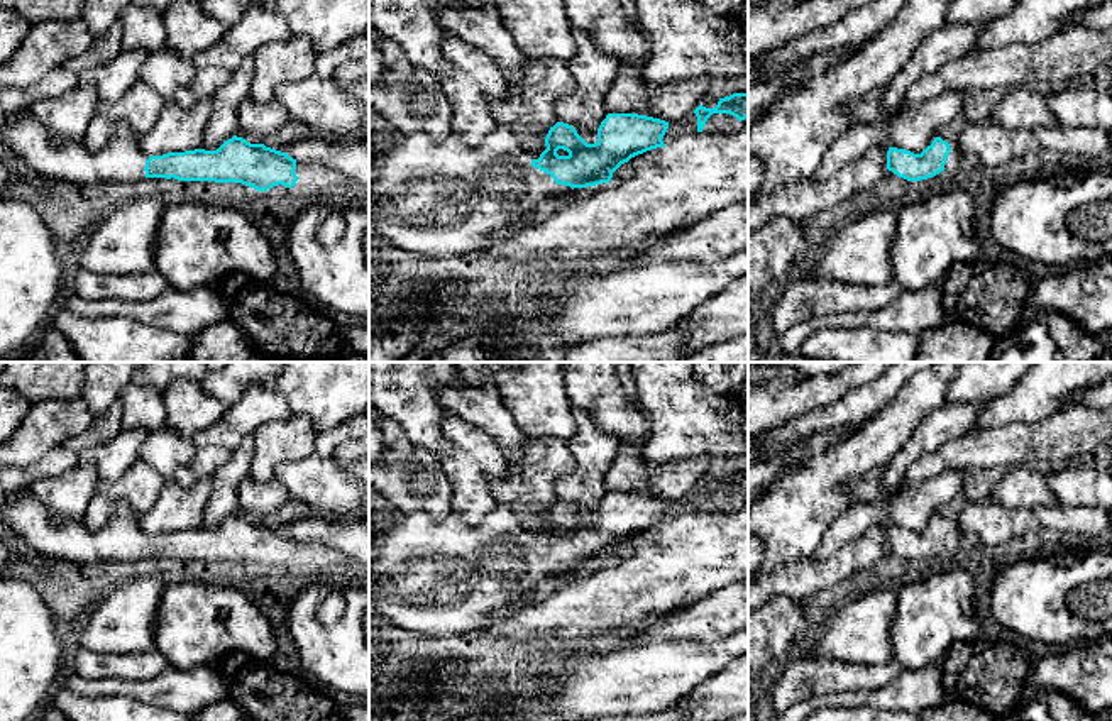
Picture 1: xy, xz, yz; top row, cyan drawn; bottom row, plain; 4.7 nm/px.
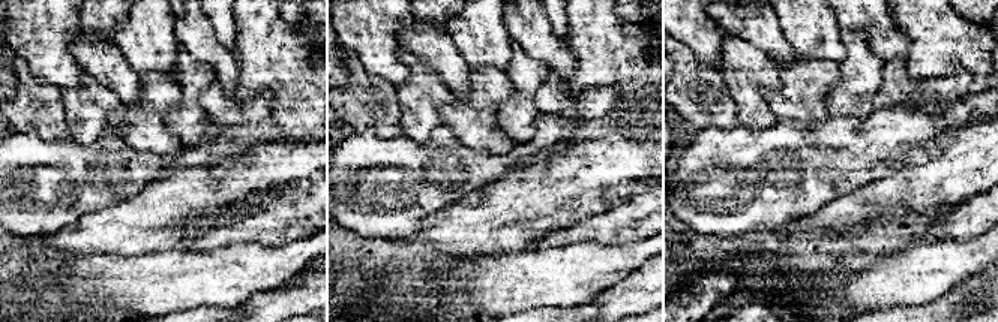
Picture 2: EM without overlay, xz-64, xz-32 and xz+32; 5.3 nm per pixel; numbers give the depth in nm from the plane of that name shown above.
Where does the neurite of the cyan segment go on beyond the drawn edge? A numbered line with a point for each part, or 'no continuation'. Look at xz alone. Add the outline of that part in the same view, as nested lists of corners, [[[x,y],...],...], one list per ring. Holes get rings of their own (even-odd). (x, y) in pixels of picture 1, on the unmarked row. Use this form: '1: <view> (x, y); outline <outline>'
1: xz (430, 576); outline [[[498,504],[477,525],[469,525],[454,511],[445,518],[432,518],[425,511],[410,513],[376,535],[369,552],[369,604],[376,614],[413,635],[457,636],[481,631],[493,619],[504,616],[511,606],[535,603],[559,575],[572,570],[570,565],[557,564],[550,553],[533,547],[531,540],[538,537],[540,531],[523,525],[516,506]]]

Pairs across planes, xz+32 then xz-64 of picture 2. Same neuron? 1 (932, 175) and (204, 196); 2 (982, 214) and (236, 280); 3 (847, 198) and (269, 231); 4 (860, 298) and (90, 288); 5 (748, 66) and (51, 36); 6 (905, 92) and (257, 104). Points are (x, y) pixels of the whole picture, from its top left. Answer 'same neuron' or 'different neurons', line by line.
1: same neuron
2: different neurons
3: different neurons
4: same neuron
5: different neurons
6: same neuron

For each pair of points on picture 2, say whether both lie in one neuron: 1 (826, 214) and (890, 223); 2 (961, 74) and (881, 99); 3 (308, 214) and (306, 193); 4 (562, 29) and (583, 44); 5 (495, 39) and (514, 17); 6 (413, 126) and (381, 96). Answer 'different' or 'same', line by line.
1: same
2: same
3: same
4: different
5: different
6: different

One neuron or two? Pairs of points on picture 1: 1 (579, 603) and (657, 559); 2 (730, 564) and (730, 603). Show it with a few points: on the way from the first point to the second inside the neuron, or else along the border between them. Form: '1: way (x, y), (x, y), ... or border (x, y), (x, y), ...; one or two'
1: way (600, 596), (622, 596), (638, 579); one
2: border (730, 581), (694, 601); two

